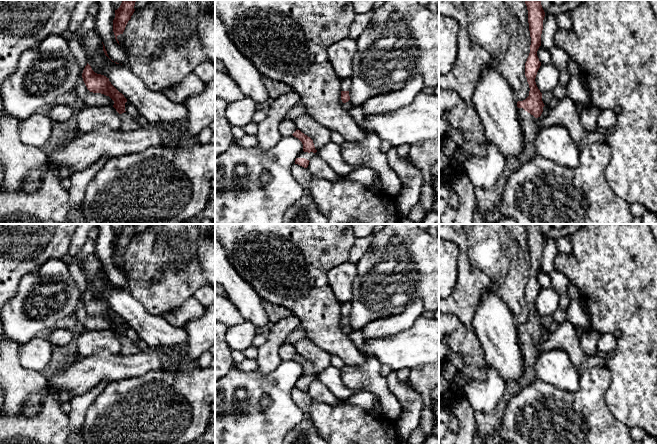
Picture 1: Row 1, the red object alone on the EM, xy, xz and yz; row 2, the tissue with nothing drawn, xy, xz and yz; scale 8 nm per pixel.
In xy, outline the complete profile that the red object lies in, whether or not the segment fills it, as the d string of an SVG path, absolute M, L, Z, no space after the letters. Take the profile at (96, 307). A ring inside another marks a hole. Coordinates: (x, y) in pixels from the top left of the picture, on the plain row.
M88 287L83 294L82 302L90 316L104 318L114 325L113 331L121 342L120 353L124 355L133 355L140 350L136 343L133 343L126 337L125 327L127 323L111 308L109 302L95 297Z

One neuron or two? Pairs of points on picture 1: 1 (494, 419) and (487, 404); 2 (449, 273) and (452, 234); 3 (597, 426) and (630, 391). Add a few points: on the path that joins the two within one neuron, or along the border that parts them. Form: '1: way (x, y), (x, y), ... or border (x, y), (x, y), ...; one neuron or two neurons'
1: border (504, 392), (503, 398), (491, 411), (475, 412); two neurons
2: border (449, 240), (459, 249), (456, 264); two neurons
3: border (606, 389), (605, 403), (608, 409), (628, 427); two neurons

